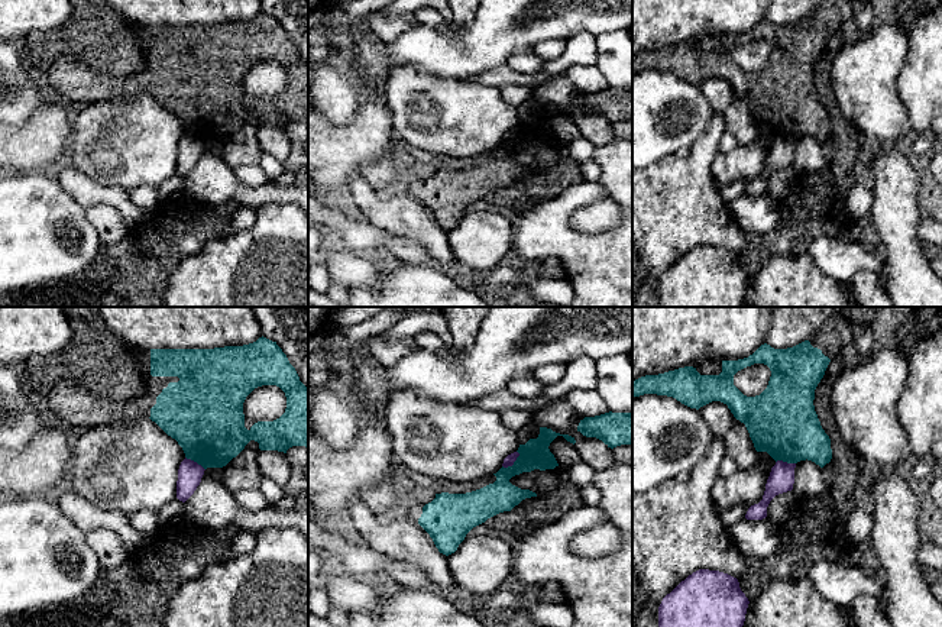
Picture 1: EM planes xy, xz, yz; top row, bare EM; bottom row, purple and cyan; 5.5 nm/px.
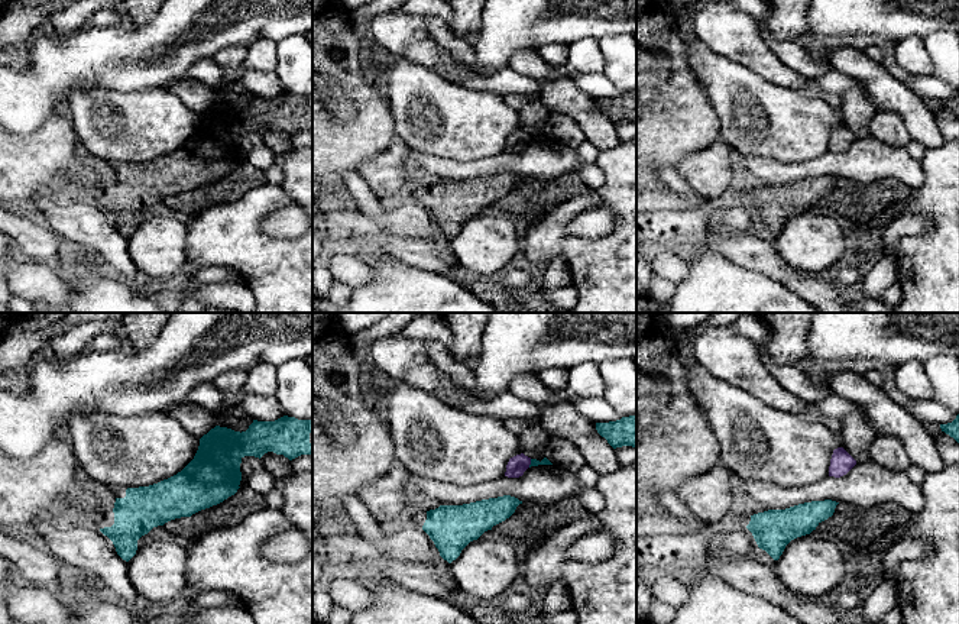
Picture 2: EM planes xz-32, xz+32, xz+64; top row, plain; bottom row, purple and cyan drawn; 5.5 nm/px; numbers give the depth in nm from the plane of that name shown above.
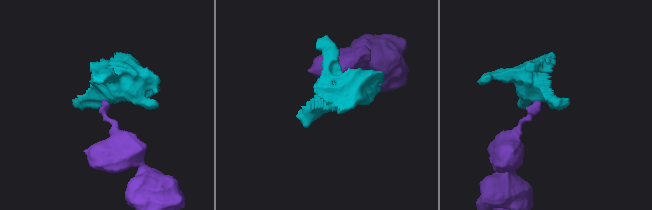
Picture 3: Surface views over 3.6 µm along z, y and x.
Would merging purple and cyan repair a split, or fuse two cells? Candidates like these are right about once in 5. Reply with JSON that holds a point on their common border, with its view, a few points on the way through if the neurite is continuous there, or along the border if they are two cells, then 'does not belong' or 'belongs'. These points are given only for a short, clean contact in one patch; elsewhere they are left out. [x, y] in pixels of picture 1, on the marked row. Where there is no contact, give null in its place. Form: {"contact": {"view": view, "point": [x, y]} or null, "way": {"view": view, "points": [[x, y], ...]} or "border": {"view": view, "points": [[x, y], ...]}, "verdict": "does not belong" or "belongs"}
{"contact": {"view": "xz", "point": [514, 461]}, "border": {"view": "xz", "points": [[517, 451], [518, 456], [515, 461], [504, 468]]}, "verdict": "does not belong"}

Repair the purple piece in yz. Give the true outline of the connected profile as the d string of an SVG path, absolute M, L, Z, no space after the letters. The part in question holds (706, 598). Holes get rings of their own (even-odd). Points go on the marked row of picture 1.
M699 569L663 598L658 627L742 627L748 604L737 578Z

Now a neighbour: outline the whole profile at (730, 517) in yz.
M737 504L719 513L719 518L726 530L732 530L739 521L745 518L745 514L751 504Z

